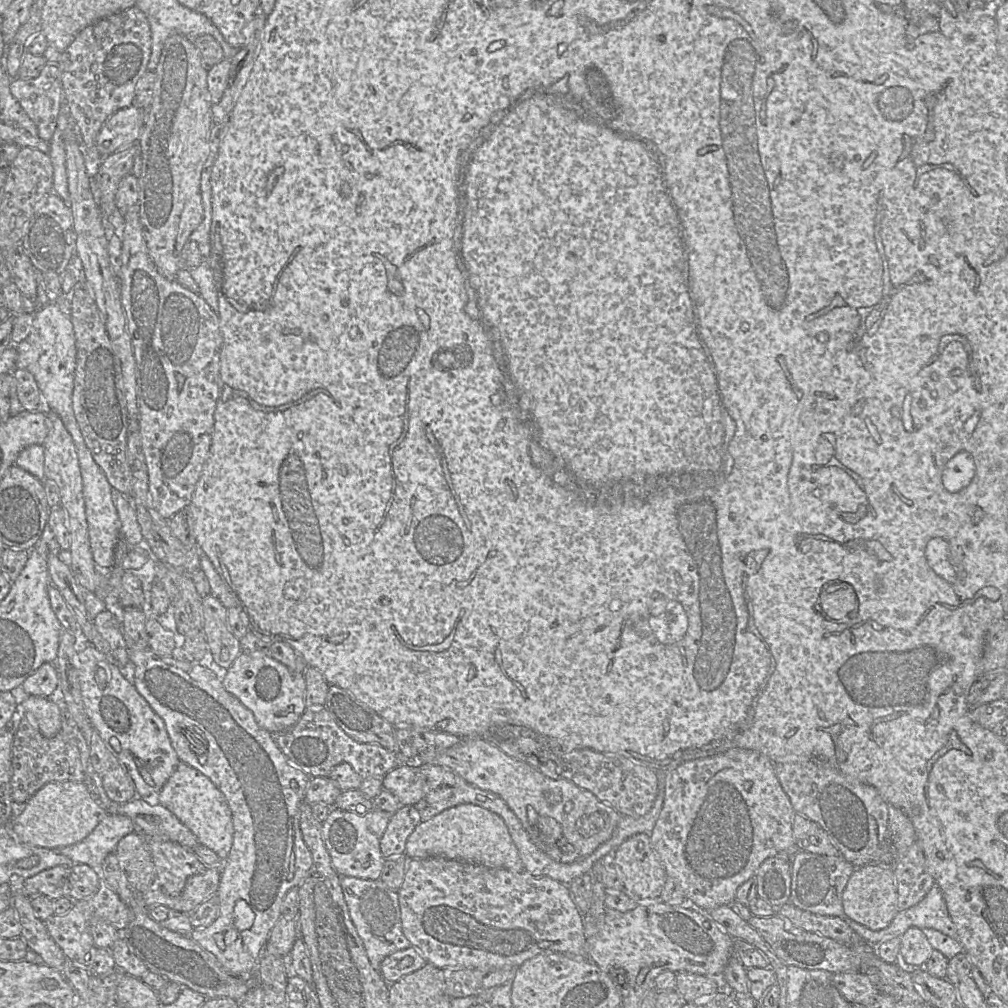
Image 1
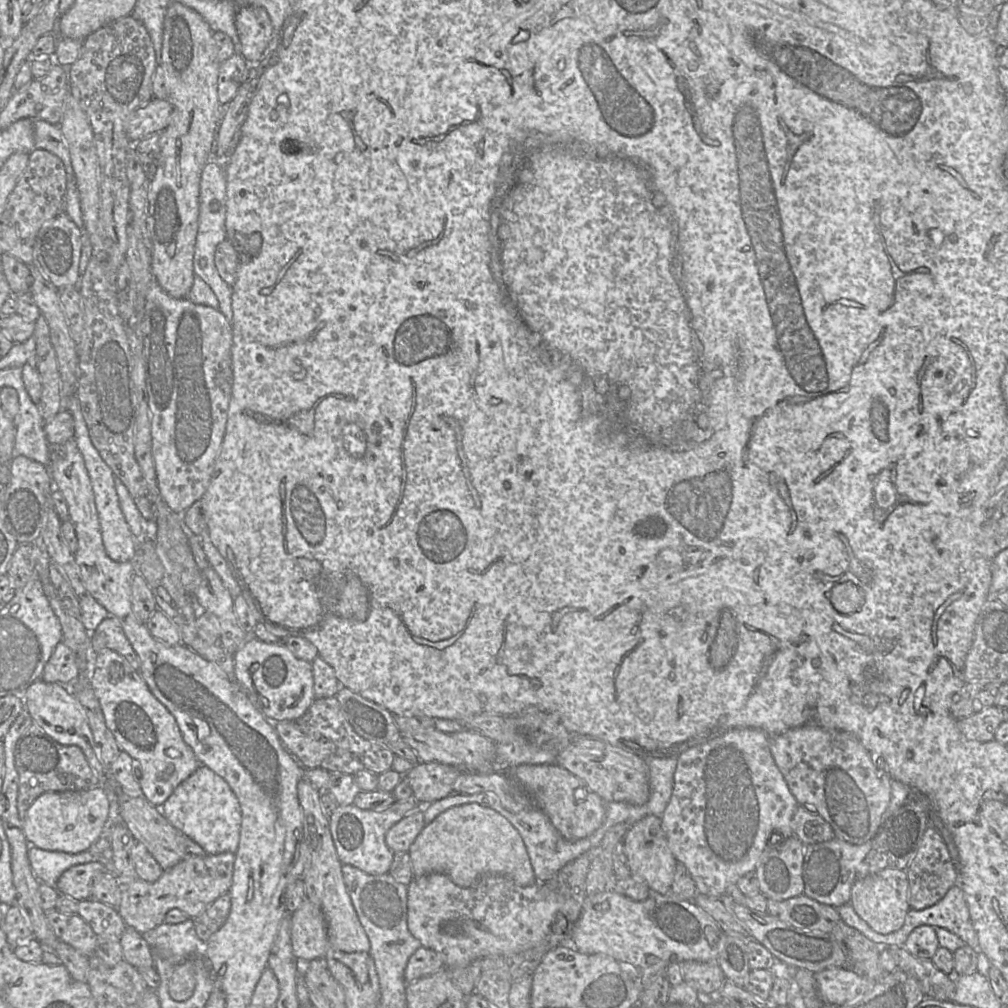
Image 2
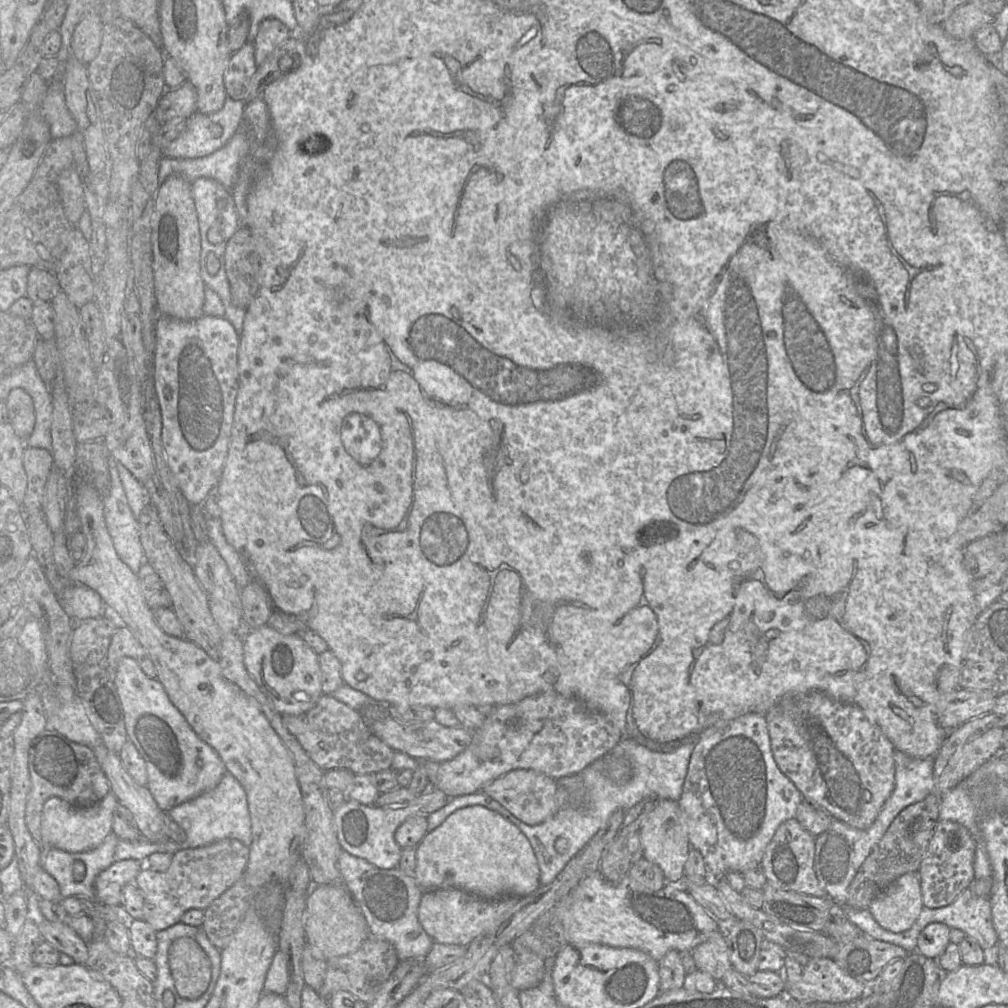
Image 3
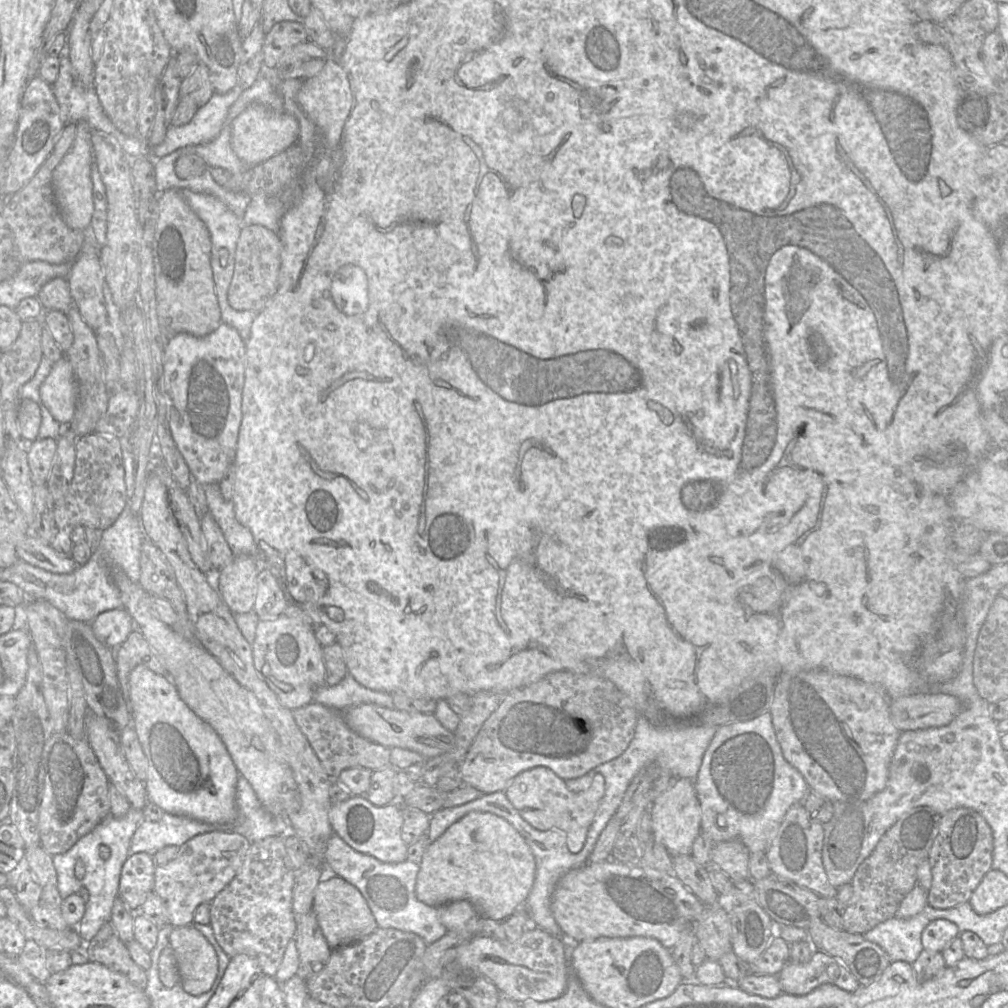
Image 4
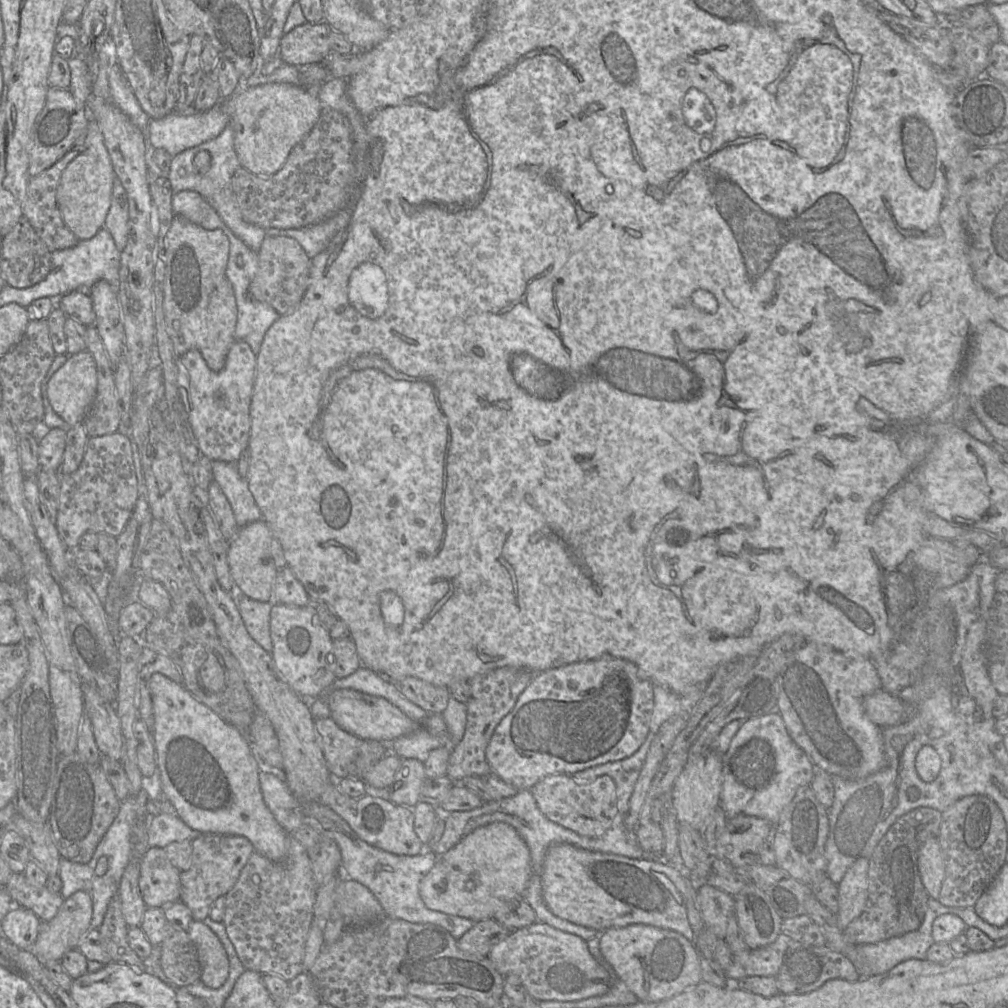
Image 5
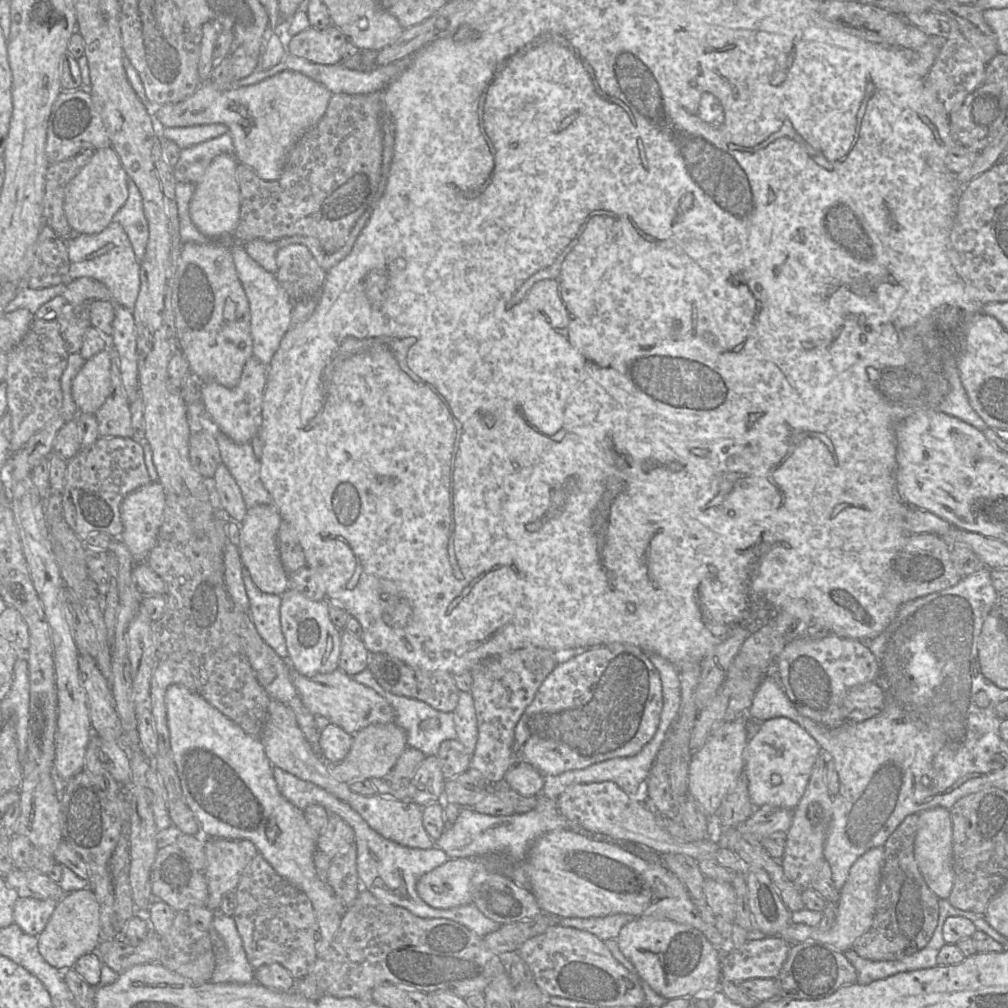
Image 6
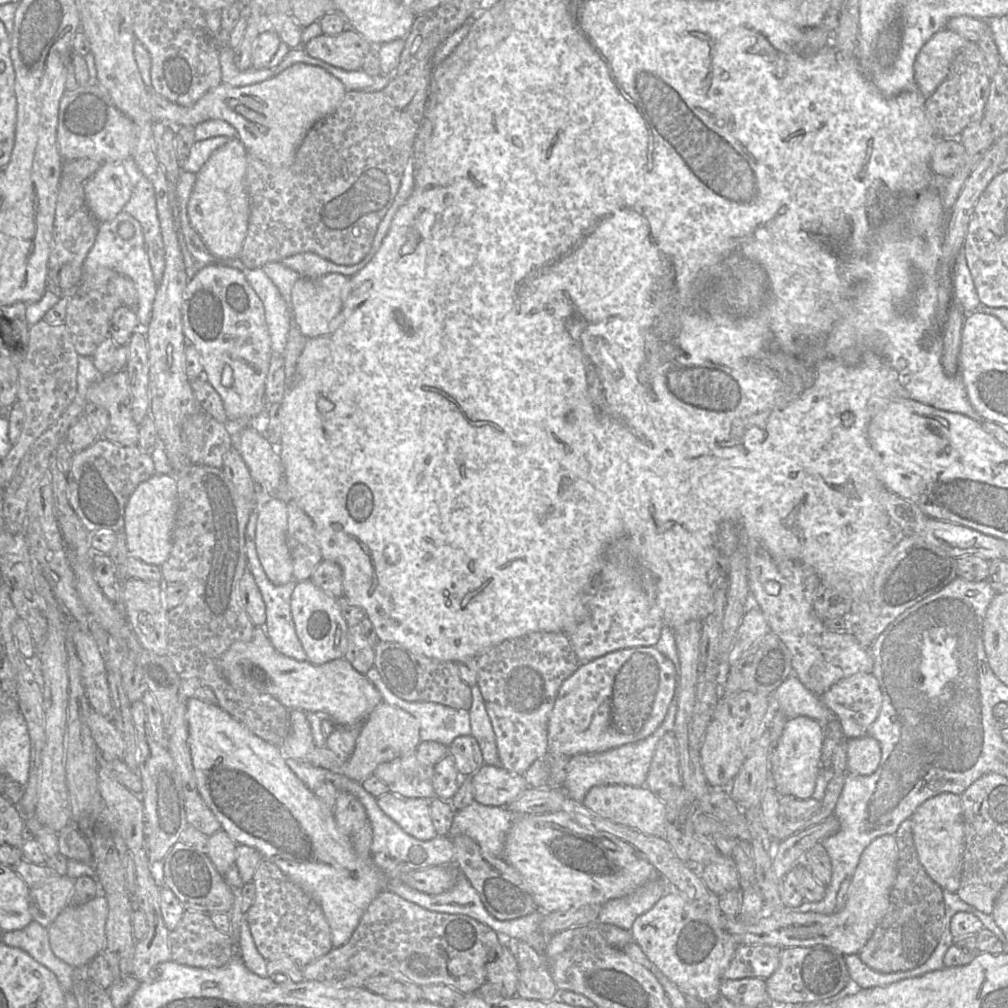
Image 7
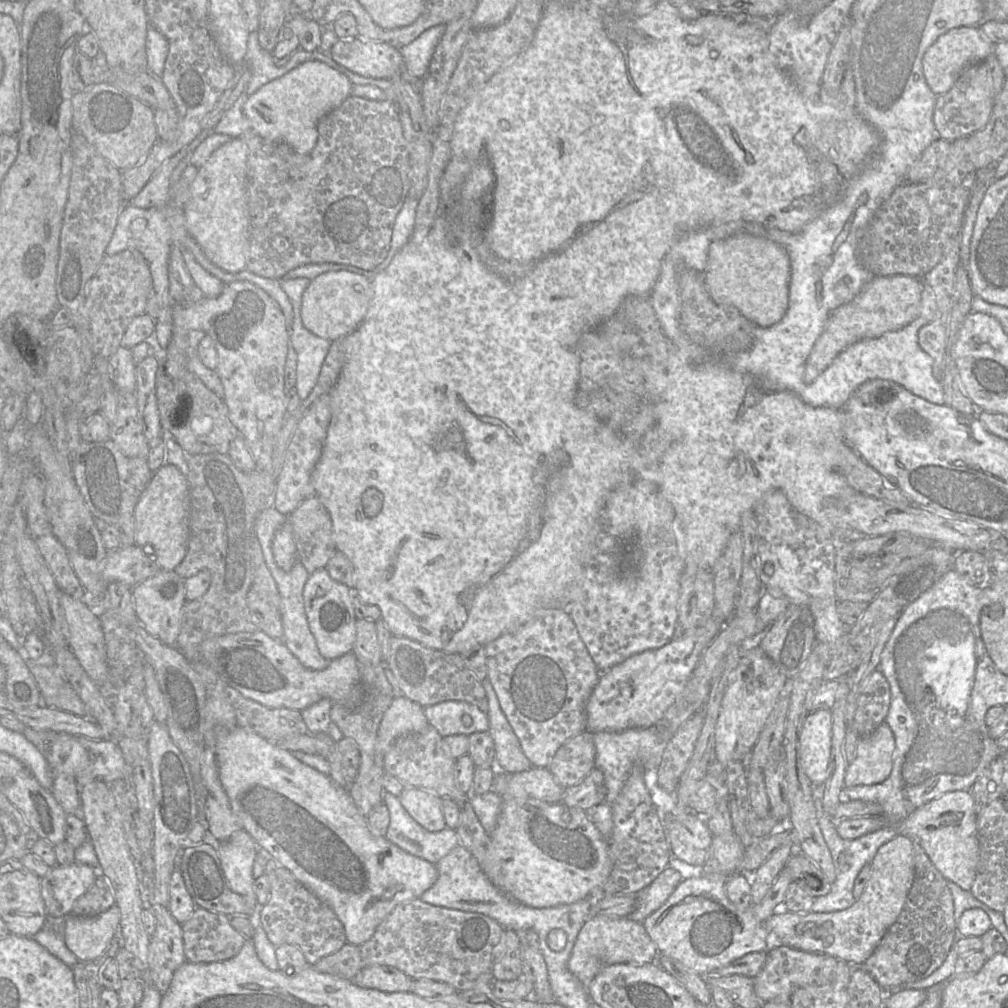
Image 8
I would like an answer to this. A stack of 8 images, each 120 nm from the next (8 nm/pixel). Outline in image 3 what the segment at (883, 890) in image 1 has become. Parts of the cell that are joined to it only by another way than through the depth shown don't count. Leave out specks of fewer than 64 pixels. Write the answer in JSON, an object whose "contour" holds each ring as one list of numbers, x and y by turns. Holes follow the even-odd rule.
{"contour":[[910,872,900,876,881,892,868,910,882,928,901,933,913,925,923,907,919,875]]}

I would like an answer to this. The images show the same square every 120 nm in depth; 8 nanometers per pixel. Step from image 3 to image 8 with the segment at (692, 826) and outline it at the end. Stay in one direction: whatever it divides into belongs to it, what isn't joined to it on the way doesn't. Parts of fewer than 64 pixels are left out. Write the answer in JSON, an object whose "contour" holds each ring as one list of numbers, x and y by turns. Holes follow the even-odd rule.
{"contour":[[829,709,809,712,798,741,798,758,811,781,813,795,823,800,823,783,829,775,832,747,832,713]]}

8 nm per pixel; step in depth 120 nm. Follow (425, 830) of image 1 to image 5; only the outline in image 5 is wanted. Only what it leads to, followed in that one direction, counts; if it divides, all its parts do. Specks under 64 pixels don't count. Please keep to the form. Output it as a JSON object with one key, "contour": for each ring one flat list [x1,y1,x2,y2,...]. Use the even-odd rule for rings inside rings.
{"contour":[[505,822,478,827,457,845,439,855,419,884,419,894,427,908,479,922,493,919,500,906,524,897,532,874,529,848]]}

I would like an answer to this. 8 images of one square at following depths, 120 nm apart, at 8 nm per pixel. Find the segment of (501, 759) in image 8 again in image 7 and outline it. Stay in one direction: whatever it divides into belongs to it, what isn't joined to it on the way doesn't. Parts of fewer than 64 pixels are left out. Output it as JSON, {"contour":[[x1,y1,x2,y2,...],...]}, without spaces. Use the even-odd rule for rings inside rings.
{"contour":[[475,685,471,687,471,692,472,705,469,709,470,735,479,744,485,765,499,766,496,737,480,689]]}

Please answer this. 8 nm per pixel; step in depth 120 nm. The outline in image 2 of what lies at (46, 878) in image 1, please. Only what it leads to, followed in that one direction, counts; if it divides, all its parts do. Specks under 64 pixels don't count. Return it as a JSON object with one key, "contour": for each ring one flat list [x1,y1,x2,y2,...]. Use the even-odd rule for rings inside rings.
{"contour":[[100,861,74,865,63,872,55,888,61,895,76,901,90,899,94,878,107,871,105,865]]}

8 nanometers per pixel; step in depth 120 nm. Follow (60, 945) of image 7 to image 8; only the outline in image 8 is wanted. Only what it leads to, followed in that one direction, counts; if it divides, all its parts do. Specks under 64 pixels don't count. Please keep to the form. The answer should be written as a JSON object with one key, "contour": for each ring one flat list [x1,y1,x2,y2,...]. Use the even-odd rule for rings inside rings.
{"contour":[[114,904,95,916,68,915,63,937,69,950,86,963,101,957,119,931,120,909]]}

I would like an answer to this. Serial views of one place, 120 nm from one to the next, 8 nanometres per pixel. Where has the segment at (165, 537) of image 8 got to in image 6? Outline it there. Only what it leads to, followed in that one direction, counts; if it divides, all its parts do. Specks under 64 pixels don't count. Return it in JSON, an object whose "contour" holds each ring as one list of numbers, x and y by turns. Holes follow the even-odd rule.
{"contour":[[150,481,129,493,120,506,123,525,121,540,125,543,136,563,145,562,149,552,155,546,159,528,163,522,166,506,166,493,161,483]]}

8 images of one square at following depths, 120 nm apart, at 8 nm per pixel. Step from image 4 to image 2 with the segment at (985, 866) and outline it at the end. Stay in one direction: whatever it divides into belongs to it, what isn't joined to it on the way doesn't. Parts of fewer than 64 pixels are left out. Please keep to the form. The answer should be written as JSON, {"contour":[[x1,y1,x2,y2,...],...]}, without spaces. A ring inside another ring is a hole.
{"contour":[[929,825,920,841,914,859,906,868,909,881,908,902,912,910,922,910,938,903,947,892,958,884,957,865,940,831]]}

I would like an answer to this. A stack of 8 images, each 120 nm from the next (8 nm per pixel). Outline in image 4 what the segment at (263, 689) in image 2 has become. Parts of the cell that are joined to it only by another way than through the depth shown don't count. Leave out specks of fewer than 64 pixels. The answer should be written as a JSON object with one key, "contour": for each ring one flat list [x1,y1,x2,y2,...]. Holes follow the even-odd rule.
{"contour":[[279,616,274,620,260,620,251,643,258,675,276,694,280,704,290,710,312,703,317,692,326,686,323,647,314,633,300,620]]}

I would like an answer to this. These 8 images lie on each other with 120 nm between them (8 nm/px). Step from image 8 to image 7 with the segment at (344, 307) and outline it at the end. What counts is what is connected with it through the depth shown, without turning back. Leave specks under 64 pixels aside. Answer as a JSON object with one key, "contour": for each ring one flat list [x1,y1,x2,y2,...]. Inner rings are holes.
{"contour":[[329,273,317,278,301,277,296,281,291,294,294,323,307,338,327,335,340,324,342,290,348,279,349,277,339,273]]}

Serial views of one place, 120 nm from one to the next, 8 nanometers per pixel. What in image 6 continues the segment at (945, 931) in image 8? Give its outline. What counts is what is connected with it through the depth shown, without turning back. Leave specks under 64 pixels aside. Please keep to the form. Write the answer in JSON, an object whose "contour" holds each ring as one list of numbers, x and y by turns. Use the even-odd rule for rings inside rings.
{"contour":[[919,813,908,815,889,836,884,847,884,862,878,889,876,909,871,927,858,937,852,949,862,958,873,961,894,961,923,949,931,940,939,919,939,898,928,887,915,858,914,842]]}

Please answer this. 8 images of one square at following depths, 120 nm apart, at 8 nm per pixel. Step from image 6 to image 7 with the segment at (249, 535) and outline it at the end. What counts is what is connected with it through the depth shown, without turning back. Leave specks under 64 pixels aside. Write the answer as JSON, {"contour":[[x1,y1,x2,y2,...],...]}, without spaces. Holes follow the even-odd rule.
{"contour":[[279,498,267,501,258,511,255,546,269,581,284,585,293,579,293,563,286,543,287,504]]}

